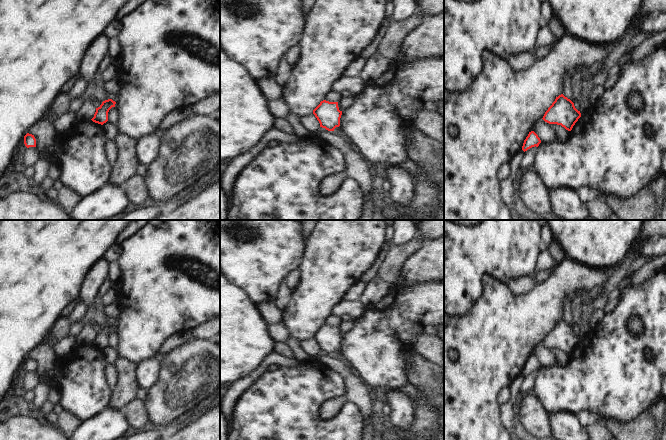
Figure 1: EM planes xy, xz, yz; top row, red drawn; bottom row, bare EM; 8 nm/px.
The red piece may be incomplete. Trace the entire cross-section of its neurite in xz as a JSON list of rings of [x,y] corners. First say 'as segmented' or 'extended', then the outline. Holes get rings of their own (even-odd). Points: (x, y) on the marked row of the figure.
as segmented | [[[323,100],[313,110],[313,114],[319,121],[320,127],[328,131],[334,131],[336,127],[340,126],[342,111],[339,110],[338,102]]]

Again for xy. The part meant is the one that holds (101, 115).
as segmented | [[[108,99],[102,102],[102,104],[96,108],[94,117],[91,119],[93,122],[103,125],[108,121],[108,112],[112,107],[115,107],[116,102],[112,99]]]

